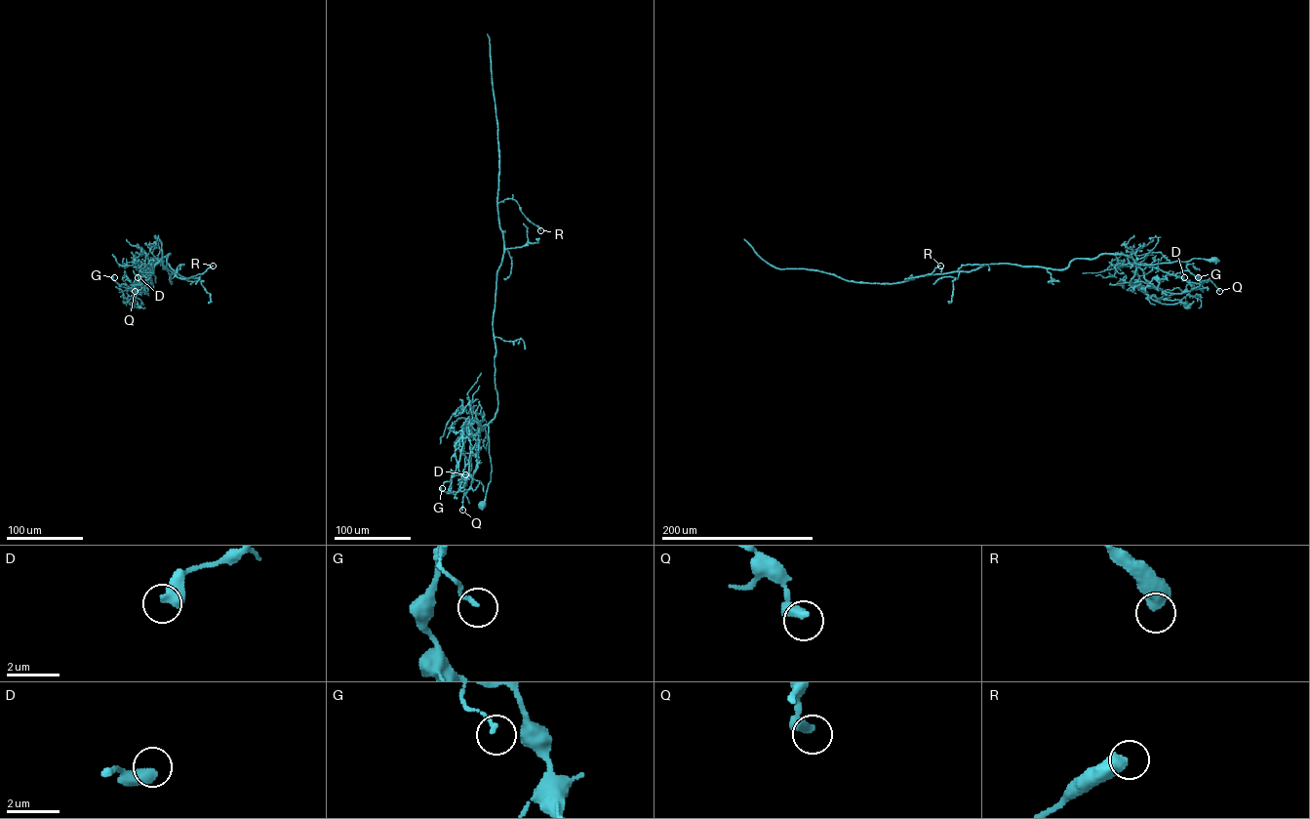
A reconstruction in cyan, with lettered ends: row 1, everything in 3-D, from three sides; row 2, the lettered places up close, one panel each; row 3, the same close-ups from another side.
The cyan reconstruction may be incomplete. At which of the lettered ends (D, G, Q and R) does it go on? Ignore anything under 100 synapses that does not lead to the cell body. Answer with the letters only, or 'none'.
none

